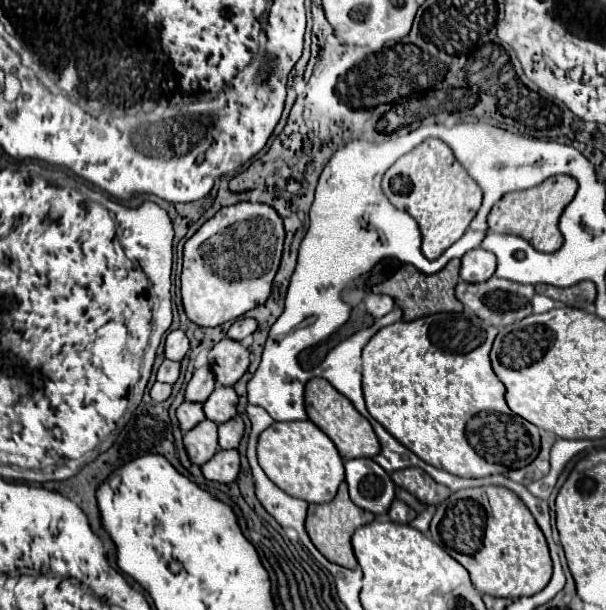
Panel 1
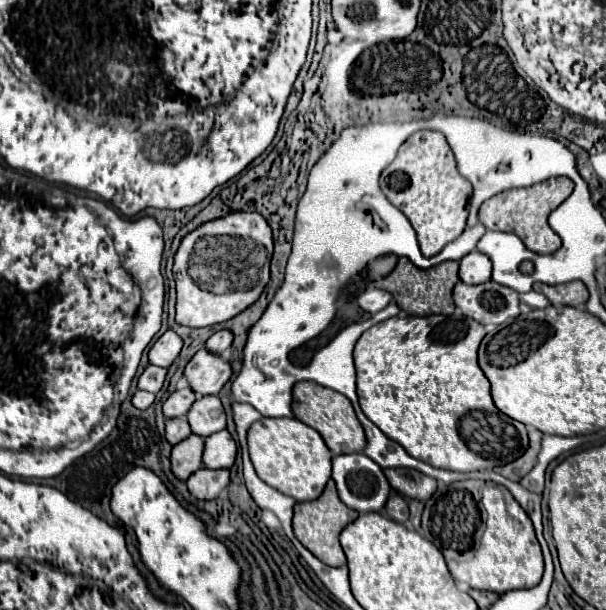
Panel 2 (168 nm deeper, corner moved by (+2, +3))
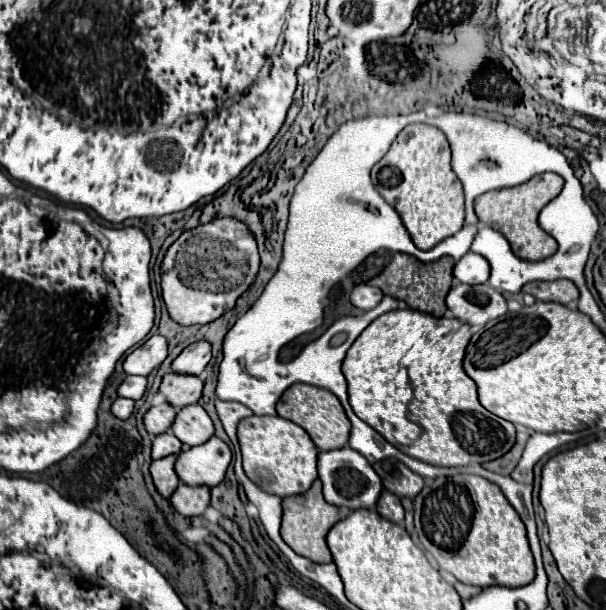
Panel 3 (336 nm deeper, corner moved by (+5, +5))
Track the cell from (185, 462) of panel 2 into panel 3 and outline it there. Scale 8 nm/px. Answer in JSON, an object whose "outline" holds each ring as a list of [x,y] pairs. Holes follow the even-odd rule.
{"outline":[[[180,452],[174,454],[174,456],[164,456],[160,460],[154,460],[152,466],[150,466],[154,484],[156,484],[158,492],[164,498],[170,498],[174,494],[174,490],[178,488],[178,484],[180,484],[180,478],[178,478],[178,474],[174,470],[174,464],[176,464],[178,456],[180,456]]]}

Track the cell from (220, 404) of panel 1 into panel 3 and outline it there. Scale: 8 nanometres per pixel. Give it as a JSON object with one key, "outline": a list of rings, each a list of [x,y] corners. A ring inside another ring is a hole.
{"outline":[[[192,404],[178,410],[172,430],[182,440],[182,444],[198,446],[204,444],[208,438],[212,438],[214,424],[200,404]]]}

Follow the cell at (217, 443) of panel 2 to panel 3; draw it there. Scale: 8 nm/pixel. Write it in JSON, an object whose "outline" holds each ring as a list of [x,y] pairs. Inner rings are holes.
{"outline":[[[212,436],[200,446],[192,446],[182,452],[176,460],[176,474],[188,486],[216,486],[222,482],[228,466],[232,462],[232,452],[226,442]]]}

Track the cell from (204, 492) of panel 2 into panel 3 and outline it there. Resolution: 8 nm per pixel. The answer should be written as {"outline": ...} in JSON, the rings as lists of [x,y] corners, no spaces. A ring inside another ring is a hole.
{"outline":[[[180,484],[170,500],[182,516],[200,516],[210,504],[210,488]]]}

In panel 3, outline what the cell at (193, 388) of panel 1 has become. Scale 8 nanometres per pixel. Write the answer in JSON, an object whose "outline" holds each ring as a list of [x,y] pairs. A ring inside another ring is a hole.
{"outline":[[[162,402],[158,406],[152,406],[144,416],[144,426],[150,434],[162,434],[172,426],[172,420],[176,416],[176,410],[172,404]]]}

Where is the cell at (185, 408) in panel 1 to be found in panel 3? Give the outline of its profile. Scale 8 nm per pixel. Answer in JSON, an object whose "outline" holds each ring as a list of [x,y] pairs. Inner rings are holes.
{"outline":[[[168,430],[164,434],[158,434],[152,440],[152,458],[154,460],[164,458],[164,456],[170,456],[170,454],[176,454],[180,450],[182,450],[182,442],[176,440],[176,436],[174,436],[172,430]]]}

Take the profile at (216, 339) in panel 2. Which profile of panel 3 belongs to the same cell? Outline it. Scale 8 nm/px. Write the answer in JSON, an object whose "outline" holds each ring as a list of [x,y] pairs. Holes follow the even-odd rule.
{"outline":[[[206,340],[194,342],[182,350],[182,354],[172,362],[172,370],[178,374],[200,374],[212,358],[212,344]]]}

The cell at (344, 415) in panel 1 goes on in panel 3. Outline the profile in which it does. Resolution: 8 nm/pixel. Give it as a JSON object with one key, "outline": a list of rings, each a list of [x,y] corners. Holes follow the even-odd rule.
{"outline":[[[292,384],[278,400],[276,410],[278,410],[278,416],[288,418],[290,422],[296,422],[298,426],[302,426],[314,440],[316,448],[320,448],[320,450],[336,450],[336,448],[344,448],[348,444],[350,420],[344,412],[340,400],[324,388],[316,388],[316,386],[308,386],[308,384]]]}

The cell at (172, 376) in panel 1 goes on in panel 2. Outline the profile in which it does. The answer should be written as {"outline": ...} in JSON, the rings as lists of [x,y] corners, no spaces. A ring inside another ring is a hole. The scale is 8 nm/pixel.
{"outline":[[[147,366],[147,368],[143,370],[143,374],[139,376],[139,380],[137,380],[137,388],[139,388],[139,390],[145,390],[145,392],[157,394],[157,392],[161,390],[161,386],[163,386],[165,374],[167,374],[165,368]]]}

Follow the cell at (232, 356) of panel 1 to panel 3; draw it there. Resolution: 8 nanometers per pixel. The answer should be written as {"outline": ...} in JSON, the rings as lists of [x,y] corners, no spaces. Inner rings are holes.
{"outline":[[[168,372],[160,384],[160,392],[174,408],[196,404],[202,396],[202,390],[204,390],[204,380],[194,374]]]}

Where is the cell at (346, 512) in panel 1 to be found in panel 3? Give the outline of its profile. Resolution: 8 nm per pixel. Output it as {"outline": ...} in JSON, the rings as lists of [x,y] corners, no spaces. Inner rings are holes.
{"outline":[[[316,480],[312,488],[306,494],[300,496],[288,496],[282,500],[284,516],[282,516],[282,538],[284,542],[298,554],[314,560],[314,562],[332,562],[332,552],[326,544],[326,534],[330,528],[344,518],[342,508],[332,506],[322,496],[322,482]]]}

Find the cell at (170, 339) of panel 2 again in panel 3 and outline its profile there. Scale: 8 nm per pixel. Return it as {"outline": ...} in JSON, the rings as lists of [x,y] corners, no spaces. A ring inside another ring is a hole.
{"outline":[[[154,334],[124,360],[124,372],[148,376],[166,360],[166,356],[168,356],[168,340],[160,334]]]}

